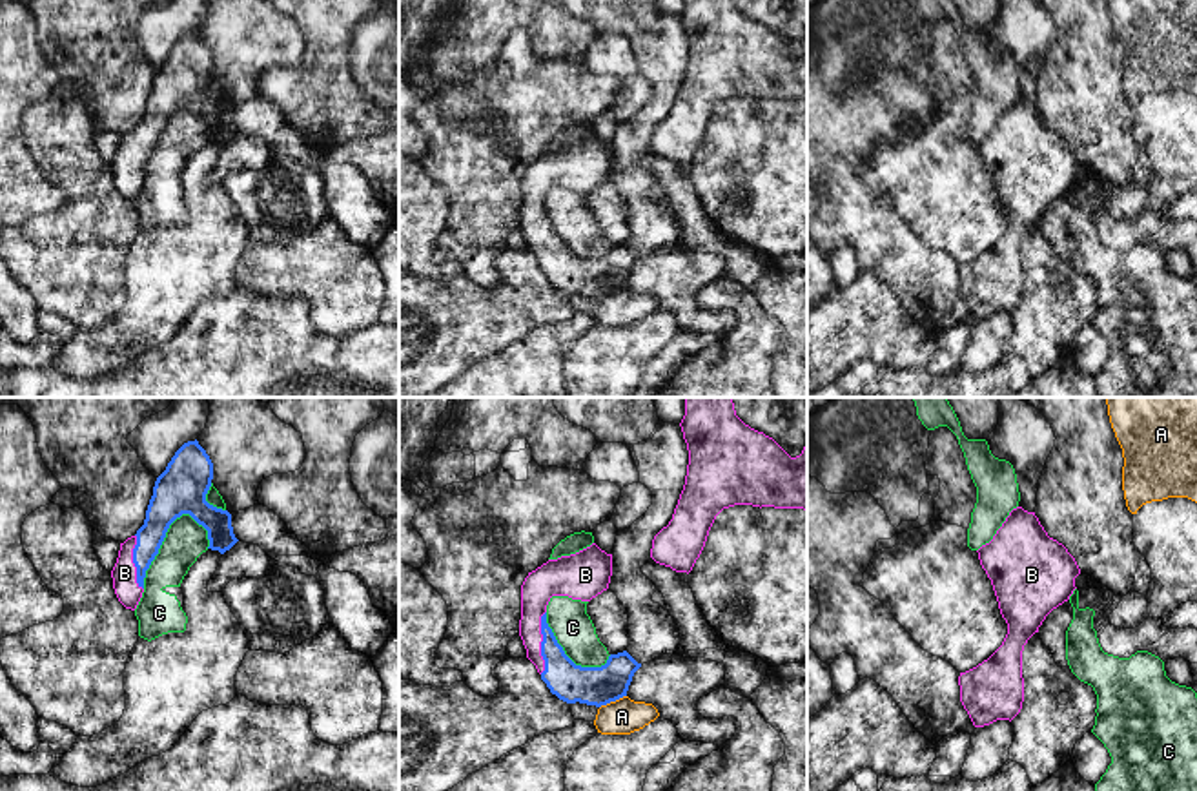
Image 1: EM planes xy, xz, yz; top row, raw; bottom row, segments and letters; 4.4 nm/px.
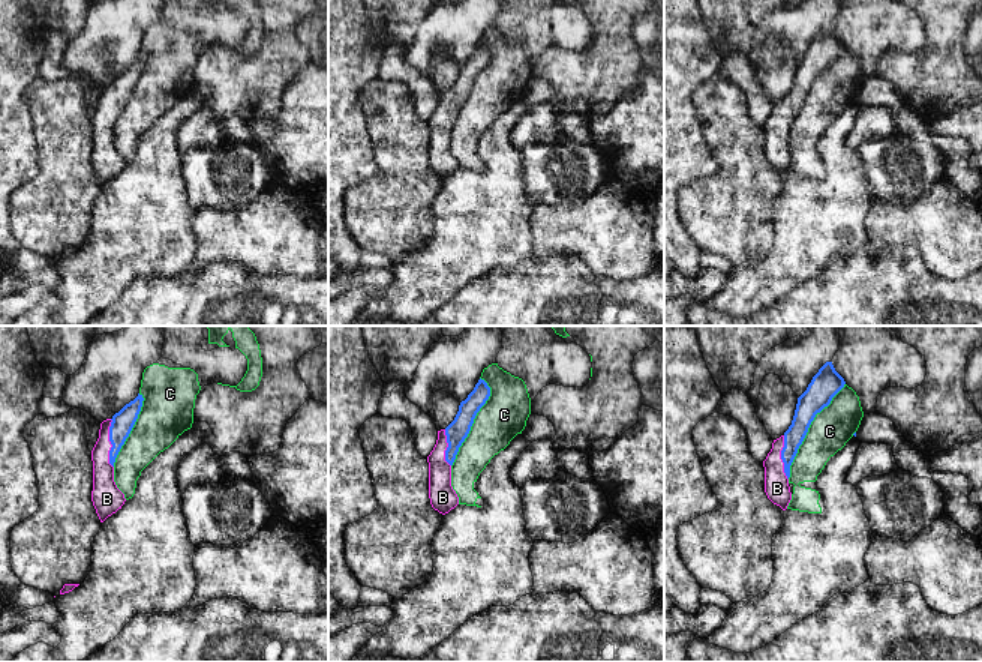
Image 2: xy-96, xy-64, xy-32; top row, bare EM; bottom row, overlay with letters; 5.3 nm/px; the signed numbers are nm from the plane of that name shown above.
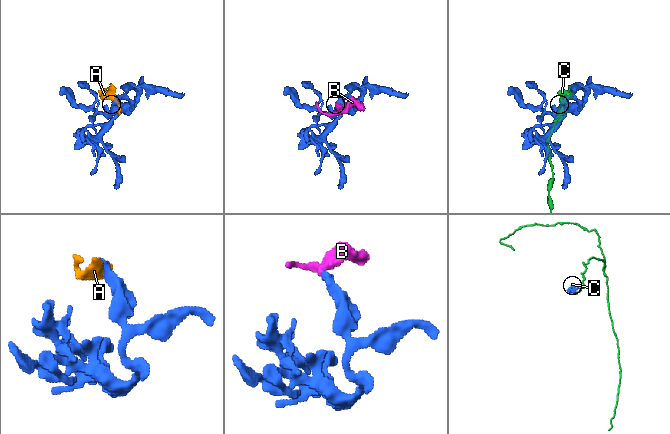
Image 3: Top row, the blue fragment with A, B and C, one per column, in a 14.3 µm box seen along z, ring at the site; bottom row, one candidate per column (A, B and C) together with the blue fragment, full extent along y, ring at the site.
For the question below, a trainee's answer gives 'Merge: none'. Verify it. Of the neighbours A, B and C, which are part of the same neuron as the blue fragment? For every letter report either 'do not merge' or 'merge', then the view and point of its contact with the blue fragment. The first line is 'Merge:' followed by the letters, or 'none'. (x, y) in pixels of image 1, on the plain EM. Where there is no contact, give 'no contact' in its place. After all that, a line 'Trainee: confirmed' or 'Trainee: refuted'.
Merge: B
A: do not merge | xz (613, 292)
B: merge | xz (542, 234)
C: do not merge | xy (159, 139)
Trainee: refuted

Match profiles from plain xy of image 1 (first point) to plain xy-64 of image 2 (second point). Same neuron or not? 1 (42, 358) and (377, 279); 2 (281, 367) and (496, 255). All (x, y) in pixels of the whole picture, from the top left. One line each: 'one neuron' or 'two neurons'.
1: one neuron
2: two neurons

